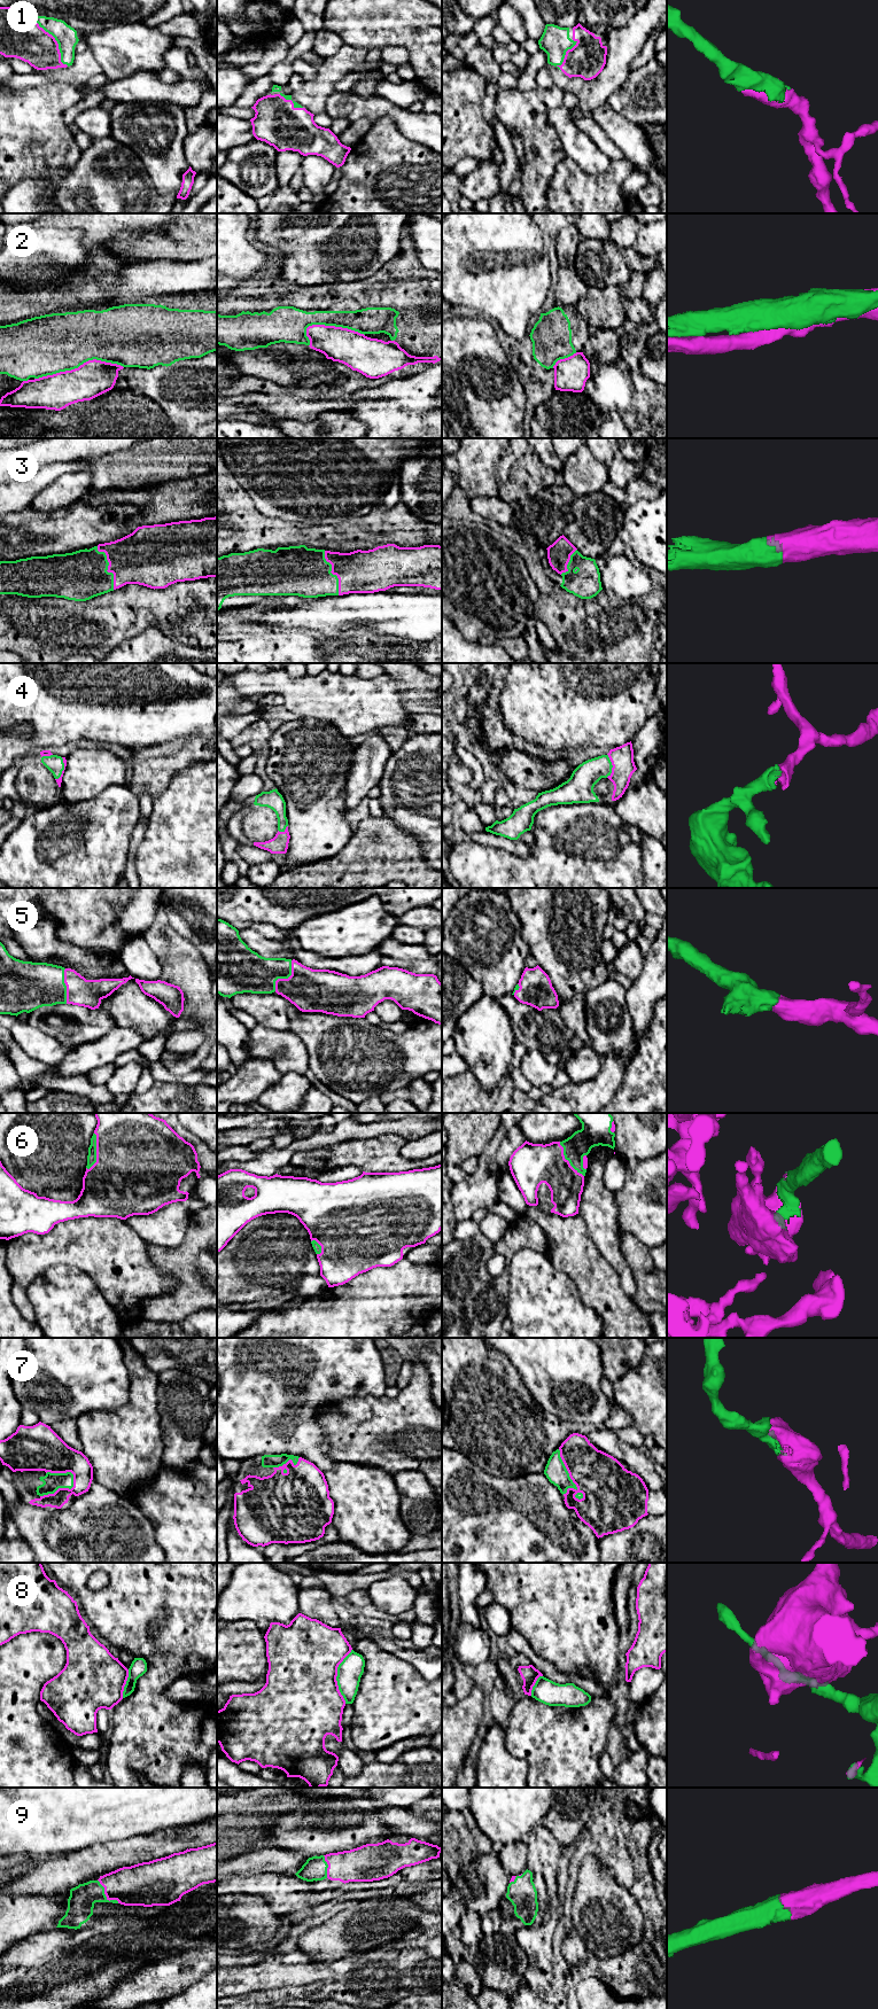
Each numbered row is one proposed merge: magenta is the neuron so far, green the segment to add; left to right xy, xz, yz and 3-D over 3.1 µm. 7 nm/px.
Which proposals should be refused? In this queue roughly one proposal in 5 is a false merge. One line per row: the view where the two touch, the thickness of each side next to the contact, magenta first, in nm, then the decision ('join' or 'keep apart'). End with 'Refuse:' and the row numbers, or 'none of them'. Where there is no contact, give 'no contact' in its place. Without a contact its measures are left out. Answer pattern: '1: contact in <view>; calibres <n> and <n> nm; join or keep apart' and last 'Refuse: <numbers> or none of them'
1: contact in xy; calibres 280 and 150 nm; join
2: contact in xy; calibres 260 and 420 nm; keep apart
3: contact in xy; calibres 380 and 340 nm; join
4: contact in xy; calibres 40 and 120 nm; join
5: contact in xz; calibres 300 and 280 nm; join
6: contact in yz; calibres 280 and 170 nm; join
7: contact in yz; calibres 340 and 150 nm; join
8: contact in xz; calibres 480 and 180 nm; keep apart
9: contact in xy; calibres 280 and 190 nm; join
Refuse: 2, 8

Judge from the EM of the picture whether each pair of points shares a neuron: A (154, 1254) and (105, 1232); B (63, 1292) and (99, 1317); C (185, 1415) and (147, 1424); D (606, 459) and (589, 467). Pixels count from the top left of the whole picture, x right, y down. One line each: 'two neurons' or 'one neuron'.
A: two neurons
B: one neuron
C: two neurons
D: two neurons

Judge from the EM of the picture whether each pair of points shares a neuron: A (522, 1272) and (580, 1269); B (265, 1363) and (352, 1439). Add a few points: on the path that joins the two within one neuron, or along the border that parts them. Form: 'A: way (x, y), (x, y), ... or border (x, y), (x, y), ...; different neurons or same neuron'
A: border (549, 1258), (574, 1283), (577, 1290); different neurons
B: border (344, 1398), (320, 1410), (317, 1423), (324, 1437); different neurons

